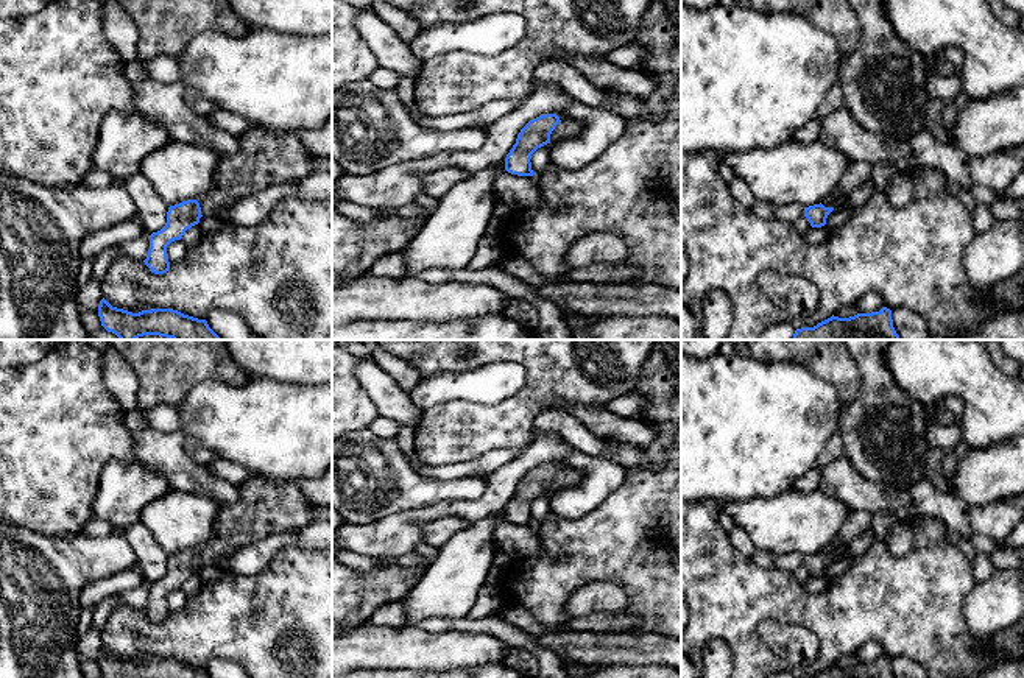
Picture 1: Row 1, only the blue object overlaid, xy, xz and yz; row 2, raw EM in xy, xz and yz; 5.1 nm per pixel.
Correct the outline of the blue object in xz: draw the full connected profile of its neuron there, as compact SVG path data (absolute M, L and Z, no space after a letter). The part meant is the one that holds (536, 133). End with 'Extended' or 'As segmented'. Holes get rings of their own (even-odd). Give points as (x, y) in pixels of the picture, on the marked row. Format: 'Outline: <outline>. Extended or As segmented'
Outline: M546 114L530 120L517 134L516 143L505 157L505 170L517 176L533 176L531 154L547 145L575 137L584 132L584 122L577 118L560 118Z. Extended

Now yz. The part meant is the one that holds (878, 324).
Outline: M892 310L857 313L849 318L831 316L814 327L801 327L793 340L899 340L893 327Z. As segmented

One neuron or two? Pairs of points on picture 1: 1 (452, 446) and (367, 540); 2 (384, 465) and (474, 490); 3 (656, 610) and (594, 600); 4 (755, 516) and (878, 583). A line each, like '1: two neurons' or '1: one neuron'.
1: two neurons
2: one neuron
3: two neurons
4: two neurons

